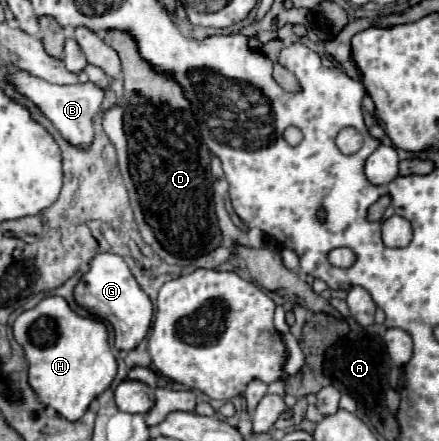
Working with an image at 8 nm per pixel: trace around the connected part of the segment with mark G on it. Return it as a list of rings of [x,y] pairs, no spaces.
[[[98,253],[90,261],[88,271],[80,277],[80,281],[74,287],[74,299],[90,315],[104,319],[112,325],[116,335],[116,349],[130,351],[138,347],[150,331],[150,323],[154,315],[152,303],[148,295],[138,287],[126,261],[116,253]]]

